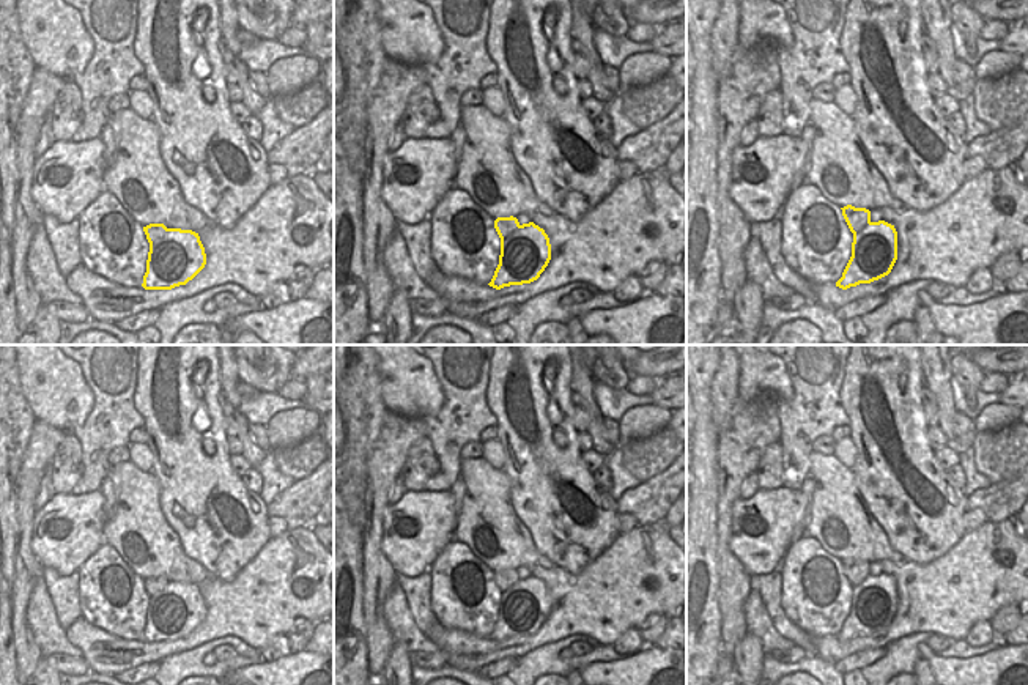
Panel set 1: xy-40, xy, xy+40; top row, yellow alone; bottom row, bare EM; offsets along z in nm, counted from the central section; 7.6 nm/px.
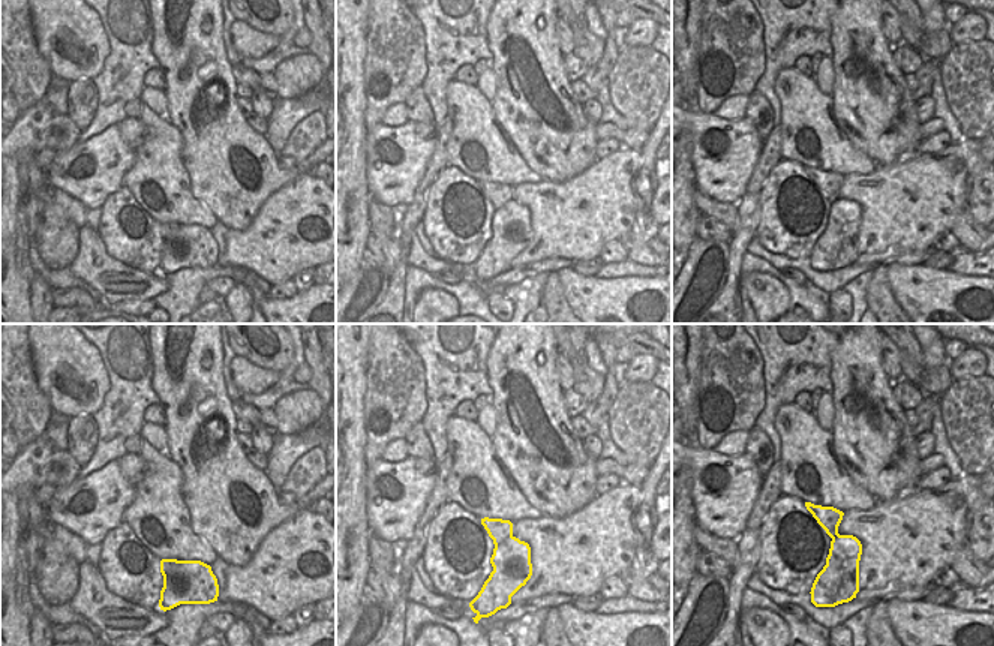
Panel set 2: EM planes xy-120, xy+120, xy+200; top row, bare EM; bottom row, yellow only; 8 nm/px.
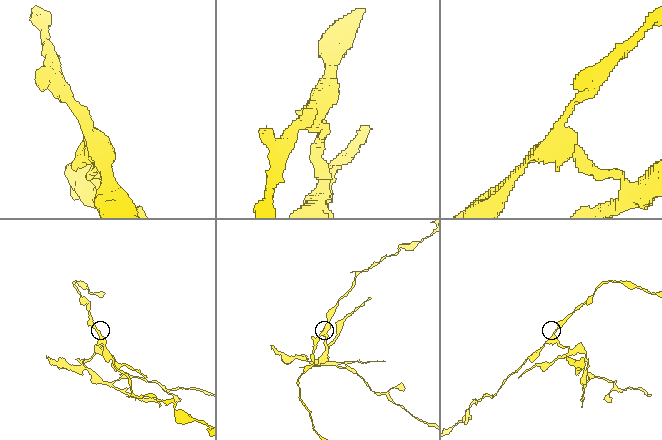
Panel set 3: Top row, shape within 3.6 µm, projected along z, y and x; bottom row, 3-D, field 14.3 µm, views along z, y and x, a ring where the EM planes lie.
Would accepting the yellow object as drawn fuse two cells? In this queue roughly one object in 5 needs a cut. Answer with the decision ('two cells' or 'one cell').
two cells

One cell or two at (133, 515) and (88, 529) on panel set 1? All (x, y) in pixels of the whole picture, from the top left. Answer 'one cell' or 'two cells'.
two cells

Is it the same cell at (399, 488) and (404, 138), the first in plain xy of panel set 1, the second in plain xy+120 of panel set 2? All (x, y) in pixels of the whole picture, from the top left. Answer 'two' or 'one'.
two

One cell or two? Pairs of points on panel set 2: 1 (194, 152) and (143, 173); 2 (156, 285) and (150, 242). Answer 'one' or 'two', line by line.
1: two
2: two

